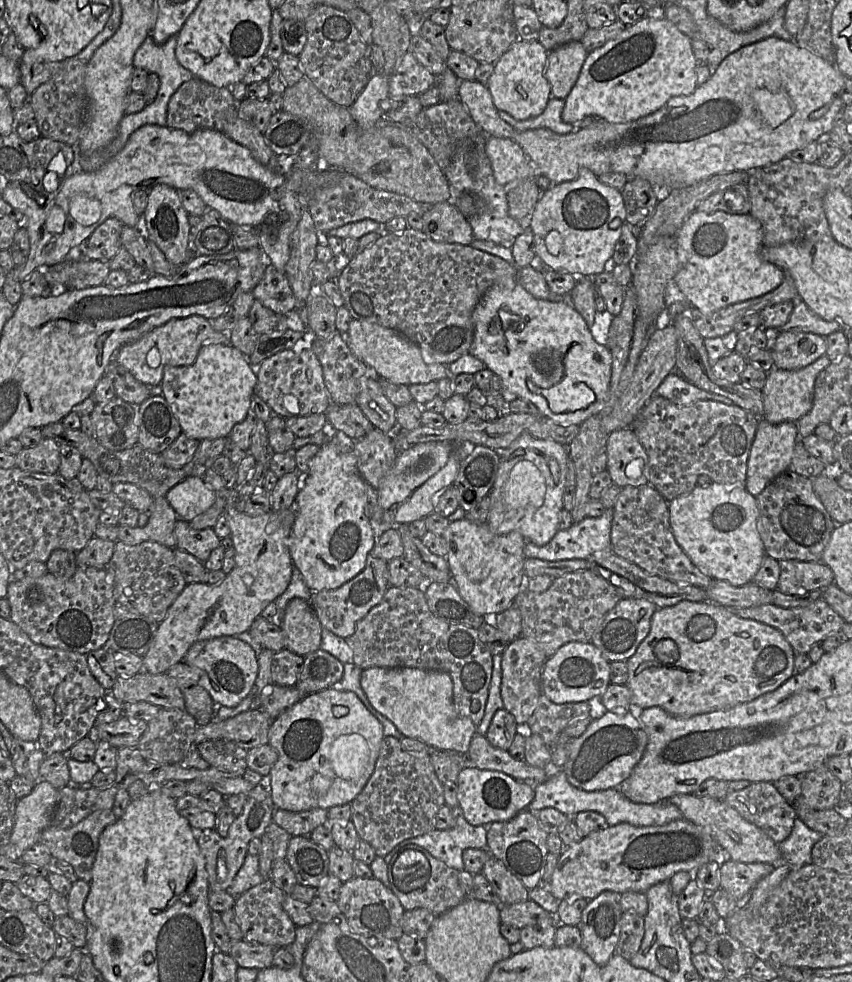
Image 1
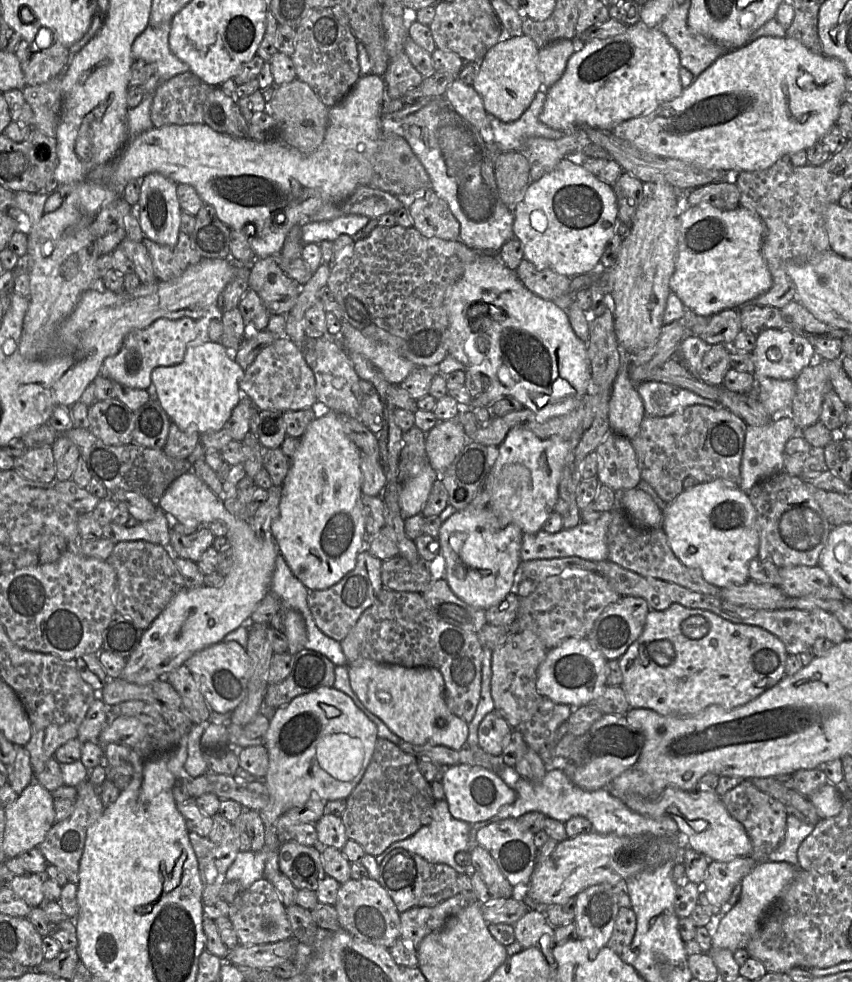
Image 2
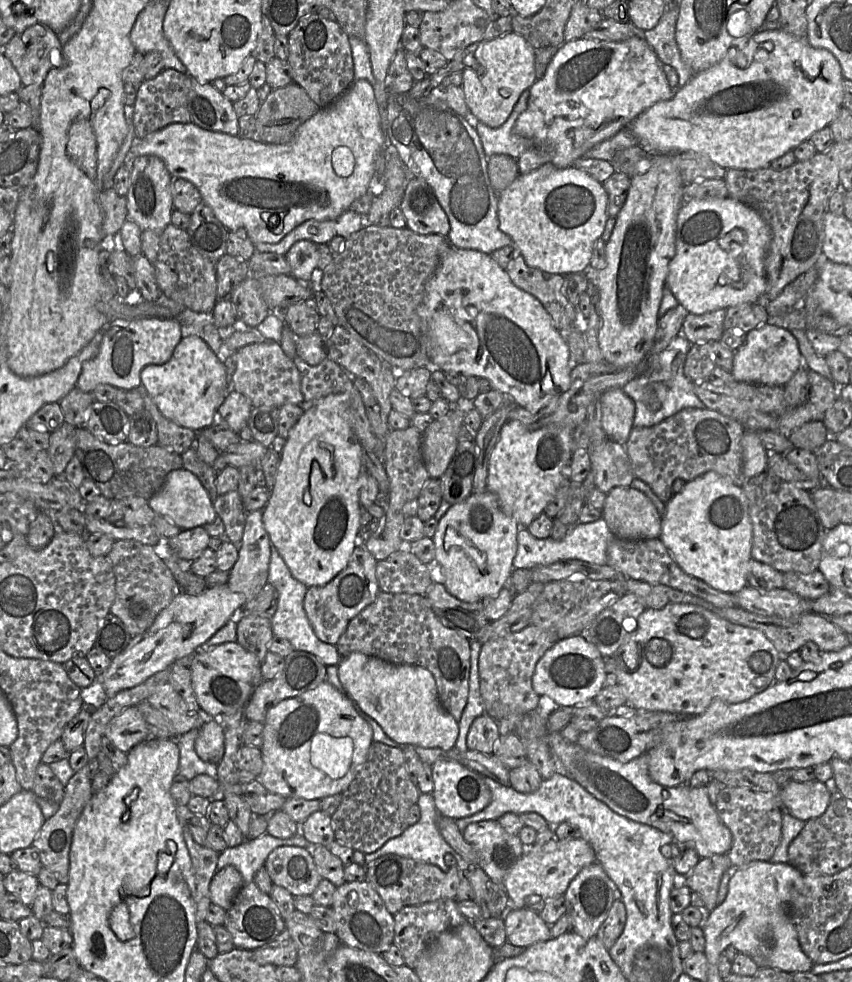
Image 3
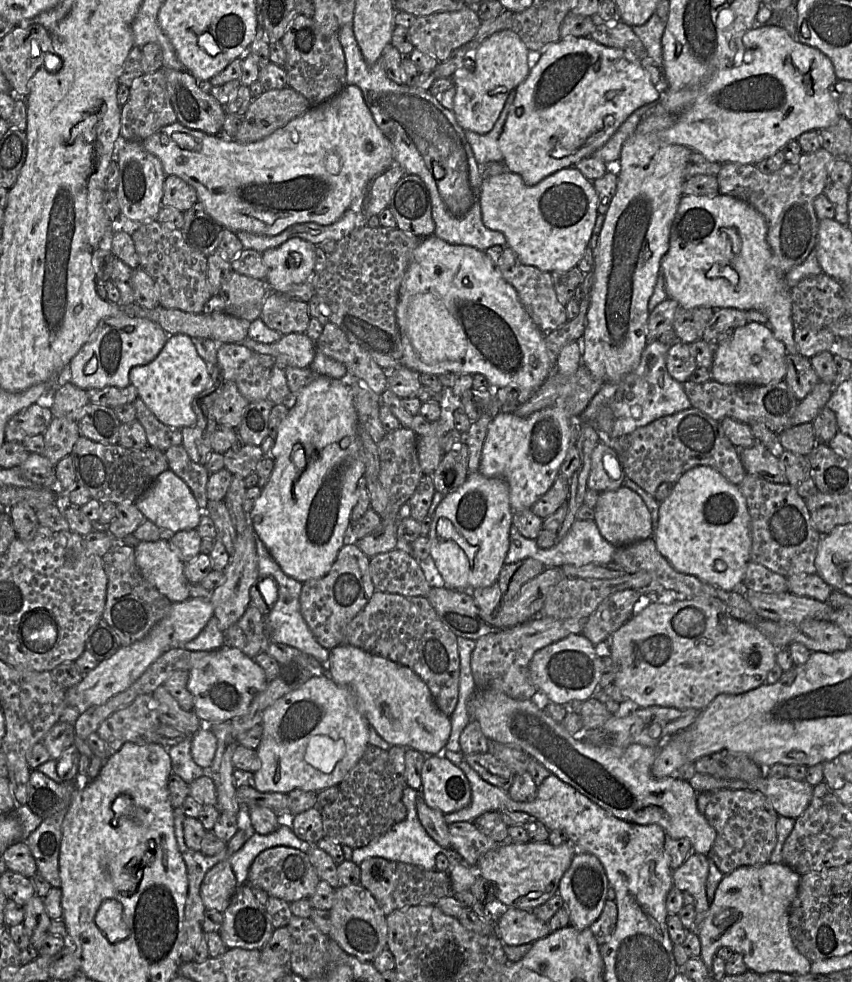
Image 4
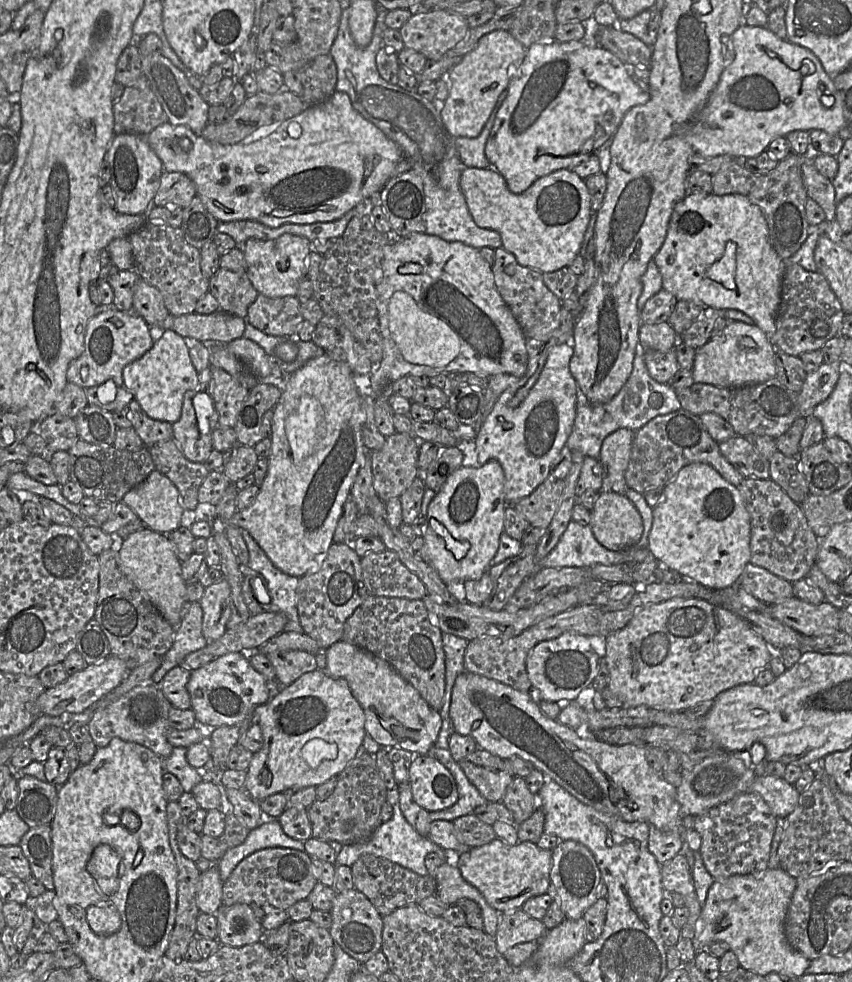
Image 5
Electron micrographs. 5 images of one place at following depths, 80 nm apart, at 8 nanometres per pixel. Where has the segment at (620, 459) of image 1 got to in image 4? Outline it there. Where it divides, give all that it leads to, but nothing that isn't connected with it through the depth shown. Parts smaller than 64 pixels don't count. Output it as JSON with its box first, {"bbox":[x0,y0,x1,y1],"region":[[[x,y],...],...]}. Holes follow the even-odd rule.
{"bbox":[587,443,625,493],"region":[[[599,443],[591,455],[591,470],[587,482],[588,490],[595,490],[603,493],[611,490],[617,490],[624,486],[625,473],[622,464],[617,456],[621,472],[624,477],[613,478],[604,467],[604,457],[607,454],[616,454],[615,450],[604,443]]]}

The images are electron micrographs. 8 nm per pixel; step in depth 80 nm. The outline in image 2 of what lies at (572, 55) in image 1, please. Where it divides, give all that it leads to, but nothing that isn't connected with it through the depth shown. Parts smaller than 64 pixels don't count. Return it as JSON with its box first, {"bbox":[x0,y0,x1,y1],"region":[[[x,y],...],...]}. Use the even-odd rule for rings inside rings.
{"bbox":[538,37,578,89],"region":[[[578,37],[560,40],[539,48],[538,70],[547,89],[563,75],[571,55],[578,49]]]}

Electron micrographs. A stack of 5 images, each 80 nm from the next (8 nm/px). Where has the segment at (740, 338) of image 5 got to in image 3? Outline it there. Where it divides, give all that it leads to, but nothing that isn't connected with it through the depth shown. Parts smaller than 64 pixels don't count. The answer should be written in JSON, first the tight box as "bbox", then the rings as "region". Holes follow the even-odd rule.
{"bbox":[730,324,804,386],"region":[[[765,324],[746,333],[743,345],[734,352],[733,367],[730,372],[736,382],[785,386],[795,373],[802,368],[804,368],[803,357],[798,341],[792,332],[779,326]]]}

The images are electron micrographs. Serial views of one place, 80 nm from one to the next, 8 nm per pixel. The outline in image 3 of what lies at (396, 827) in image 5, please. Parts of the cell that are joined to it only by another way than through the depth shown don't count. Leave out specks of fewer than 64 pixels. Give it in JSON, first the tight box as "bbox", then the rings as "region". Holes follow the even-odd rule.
{"bbox":[364,793,457,871],"region":[[[421,793],[416,803],[420,810],[420,819],[415,824],[407,827],[405,831],[390,840],[388,840],[381,848],[372,853],[364,854],[364,859],[367,863],[387,854],[396,854],[399,856],[411,858],[424,863],[433,864],[443,871],[448,871],[450,868],[444,862],[444,856],[451,853],[452,856],[457,854],[452,847],[444,840],[438,829],[438,818],[441,814],[437,811],[434,799],[431,794]]]}

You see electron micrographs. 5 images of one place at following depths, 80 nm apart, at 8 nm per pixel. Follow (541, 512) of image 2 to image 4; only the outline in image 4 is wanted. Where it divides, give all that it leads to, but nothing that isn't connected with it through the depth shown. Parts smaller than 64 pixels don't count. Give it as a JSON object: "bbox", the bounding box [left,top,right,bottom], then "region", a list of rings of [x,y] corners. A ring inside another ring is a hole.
{"bbox":[479,407,573,513],"region":[[[547,407],[527,417],[500,412],[489,424],[479,472],[506,481],[513,513],[530,510],[554,484],[571,445],[573,422],[562,408]]]}

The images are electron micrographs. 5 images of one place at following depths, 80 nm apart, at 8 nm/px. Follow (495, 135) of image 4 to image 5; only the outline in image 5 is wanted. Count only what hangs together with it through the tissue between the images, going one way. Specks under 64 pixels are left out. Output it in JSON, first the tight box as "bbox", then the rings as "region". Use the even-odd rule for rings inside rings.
{"bbox":[455,92,507,168],"region":[[[503,92],[498,98],[497,104],[485,124],[482,132],[475,138],[459,137],[455,140],[456,149],[461,162],[466,167],[473,168],[492,168],[485,155],[485,146],[489,134],[495,122],[499,107],[506,98],[507,92]]]}

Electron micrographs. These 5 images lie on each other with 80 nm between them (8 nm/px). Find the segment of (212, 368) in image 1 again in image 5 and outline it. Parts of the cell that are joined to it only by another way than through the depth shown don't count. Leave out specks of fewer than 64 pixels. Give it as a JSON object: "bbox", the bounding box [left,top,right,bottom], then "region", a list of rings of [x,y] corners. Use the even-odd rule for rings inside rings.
{"bbox":[122,330,199,423],"region":[[[165,330],[161,337],[154,341],[149,351],[124,367],[122,373],[123,386],[133,394],[134,399],[152,419],[169,423],[177,422],[181,417],[184,394],[195,389],[199,384],[199,373],[190,359],[189,350],[184,337],[172,330]]]}

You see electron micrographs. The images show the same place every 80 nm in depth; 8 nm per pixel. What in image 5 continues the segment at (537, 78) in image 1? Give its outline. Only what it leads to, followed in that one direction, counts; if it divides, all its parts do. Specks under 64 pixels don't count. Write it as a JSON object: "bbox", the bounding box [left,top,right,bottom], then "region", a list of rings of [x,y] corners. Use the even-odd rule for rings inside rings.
{"bbox":[441,30,526,138],"region":[[[497,30],[483,36],[476,47],[466,54],[447,73],[449,95],[441,104],[441,118],[448,132],[454,137],[475,138],[483,130],[489,120],[500,95],[509,86],[511,78],[522,64],[526,55],[526,48],[506,30]]]}

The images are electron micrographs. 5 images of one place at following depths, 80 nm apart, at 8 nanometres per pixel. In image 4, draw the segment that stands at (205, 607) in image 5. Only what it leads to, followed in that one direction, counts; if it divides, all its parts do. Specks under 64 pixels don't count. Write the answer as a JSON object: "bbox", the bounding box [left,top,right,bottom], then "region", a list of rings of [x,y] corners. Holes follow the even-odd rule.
{"bbox":[209,525,262,632],"region":[[[251,525],[247,526],[243,534],[237,535],[234,552],[223,572],[225,581],[221,586],[211,591],[209,600],[214,608],[213,616],[218,620],[218,628],[225,632],[242,617],[250,606],[251,588],[254,585],[257,586],[262,580],[258,572],[256,533]]]}

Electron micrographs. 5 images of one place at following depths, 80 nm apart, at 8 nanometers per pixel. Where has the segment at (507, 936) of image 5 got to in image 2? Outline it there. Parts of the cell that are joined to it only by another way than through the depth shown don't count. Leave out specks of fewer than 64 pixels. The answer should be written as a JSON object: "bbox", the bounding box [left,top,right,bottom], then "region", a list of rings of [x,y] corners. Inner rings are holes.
{"bbox":[512,906,554,949],"region":[[[536,906],[512,925],[515,941],[522,949],[531,947],[548,948],[554,944],[554,928],[544,913]]]}

